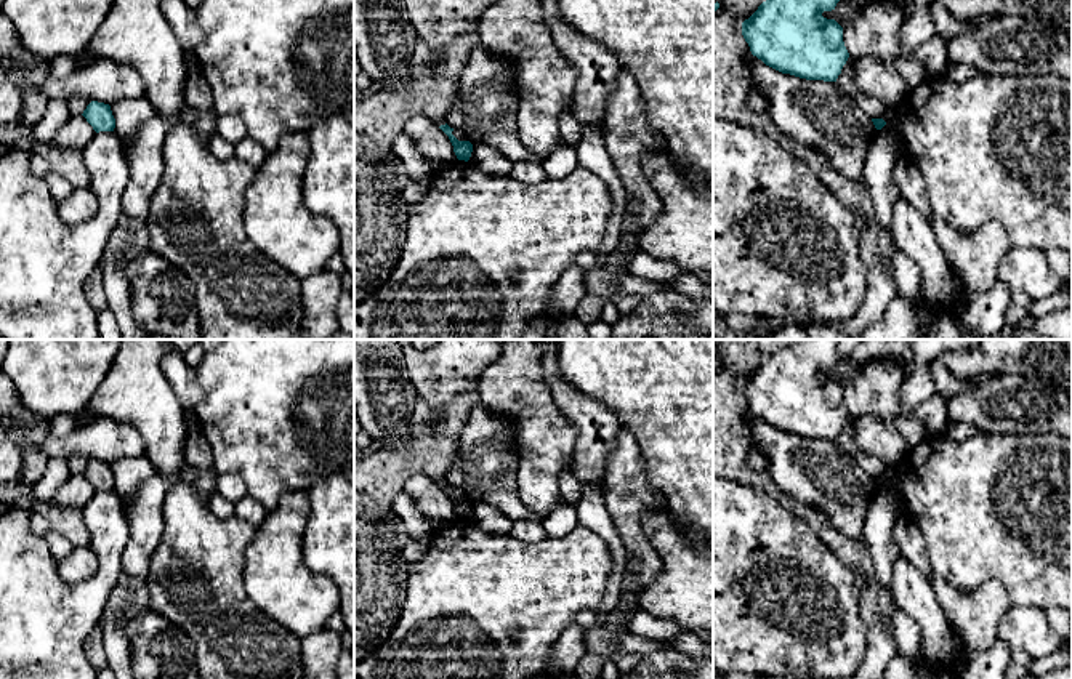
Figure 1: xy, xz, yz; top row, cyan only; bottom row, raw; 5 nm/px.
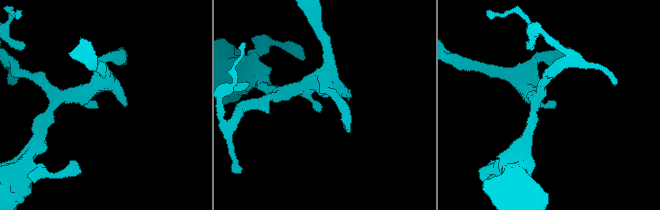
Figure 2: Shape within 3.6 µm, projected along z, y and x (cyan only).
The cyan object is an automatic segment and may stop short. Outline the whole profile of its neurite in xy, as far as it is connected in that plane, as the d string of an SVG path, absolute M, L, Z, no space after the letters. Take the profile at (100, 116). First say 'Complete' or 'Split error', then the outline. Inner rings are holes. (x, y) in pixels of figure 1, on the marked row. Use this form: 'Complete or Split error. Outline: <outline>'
Complete. Outline: M91 101L82 114L96 133L114 131L115 119L111 106L98 101Z

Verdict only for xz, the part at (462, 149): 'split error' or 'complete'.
complete

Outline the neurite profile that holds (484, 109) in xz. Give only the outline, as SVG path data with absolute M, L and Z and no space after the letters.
M478 43L460 70L455 99L445 123L468 141L497 149L511 162L540 162L518 136L518 91L514 69L498 54Z

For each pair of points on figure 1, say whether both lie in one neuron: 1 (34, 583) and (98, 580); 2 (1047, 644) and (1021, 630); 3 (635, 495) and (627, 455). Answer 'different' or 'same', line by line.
1: same
2: same
3: same

